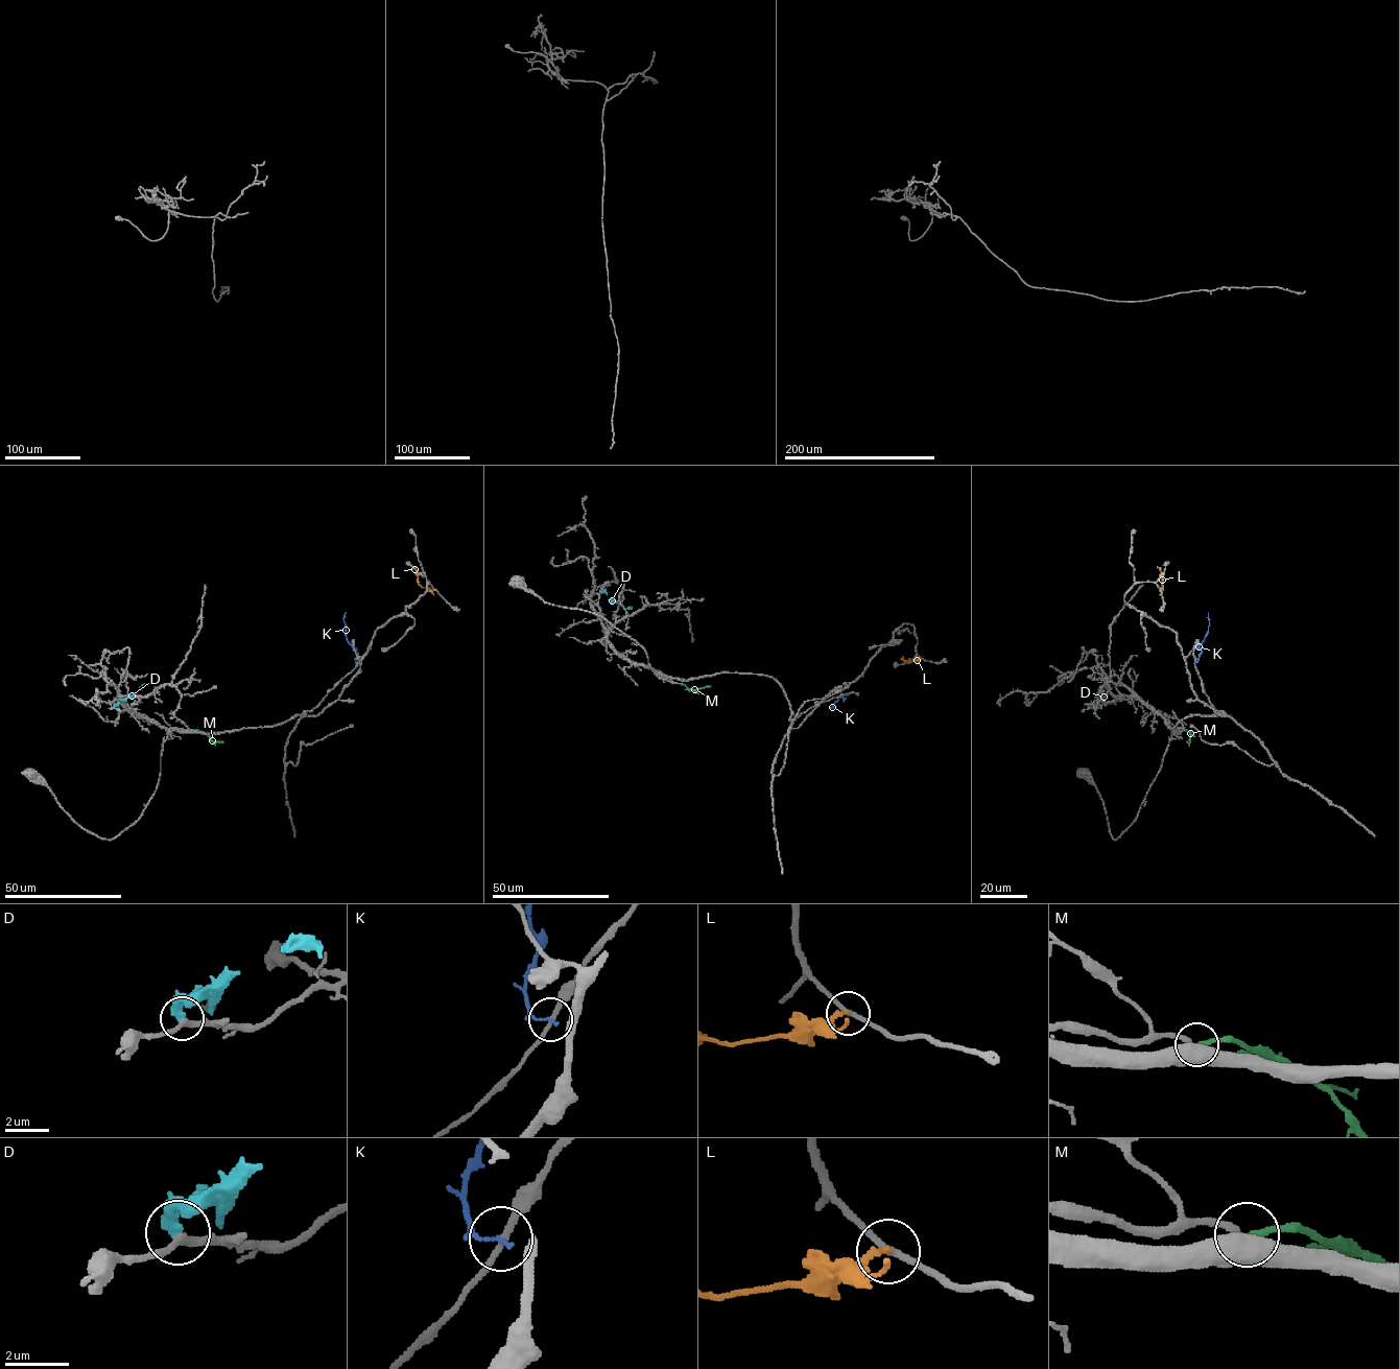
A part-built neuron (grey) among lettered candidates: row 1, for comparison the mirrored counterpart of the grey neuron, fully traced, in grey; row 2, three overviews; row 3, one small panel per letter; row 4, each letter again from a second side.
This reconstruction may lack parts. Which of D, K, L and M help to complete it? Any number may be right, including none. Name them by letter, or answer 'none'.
M

